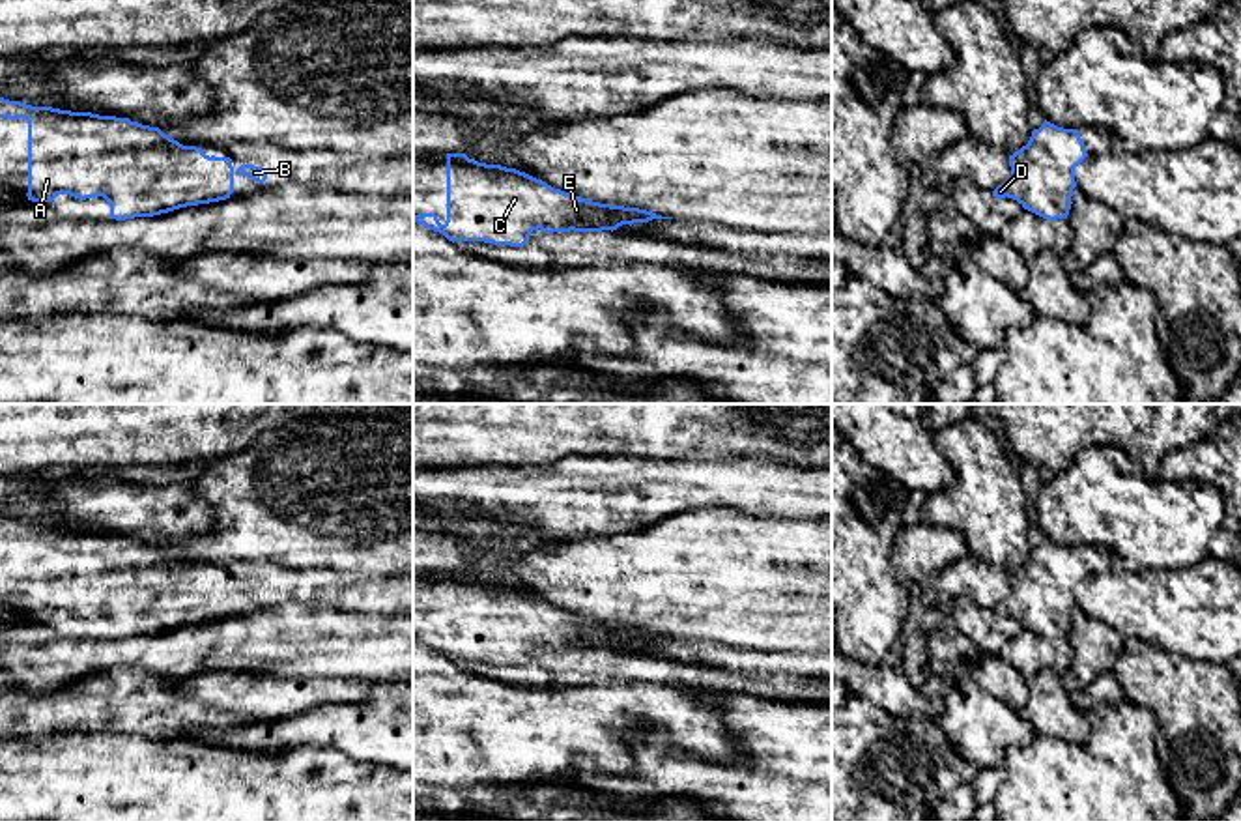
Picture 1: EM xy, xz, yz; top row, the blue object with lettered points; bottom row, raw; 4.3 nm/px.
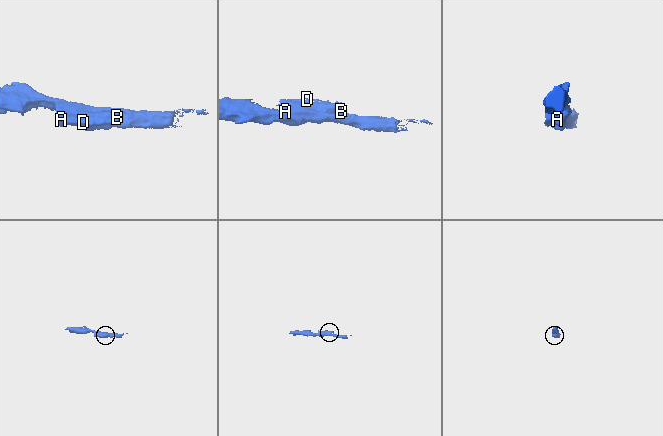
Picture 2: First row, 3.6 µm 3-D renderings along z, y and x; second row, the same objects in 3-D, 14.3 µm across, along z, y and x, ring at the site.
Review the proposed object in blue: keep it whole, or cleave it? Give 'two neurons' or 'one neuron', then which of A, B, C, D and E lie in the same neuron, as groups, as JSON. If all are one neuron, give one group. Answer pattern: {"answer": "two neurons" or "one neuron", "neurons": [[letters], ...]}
{"answer": "one neuron", "neurons": [["A", "B", "C", "D", "E"]]}

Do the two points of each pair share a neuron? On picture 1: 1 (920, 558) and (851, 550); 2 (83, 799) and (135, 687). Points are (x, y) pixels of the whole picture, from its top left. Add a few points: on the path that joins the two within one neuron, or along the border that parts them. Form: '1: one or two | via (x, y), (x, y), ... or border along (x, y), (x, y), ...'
1: two | border along (901, 524), (894, 541), (894, 567), (911, 582)
2: two | border along (70, 730), (146, 735), (156, 741)

